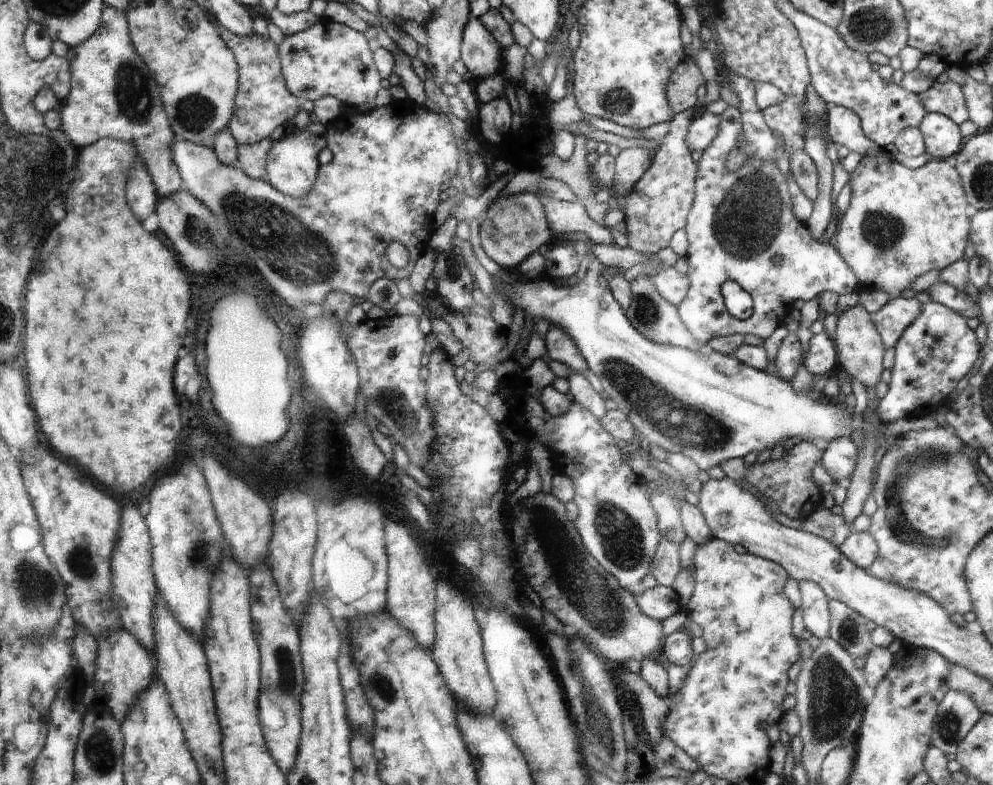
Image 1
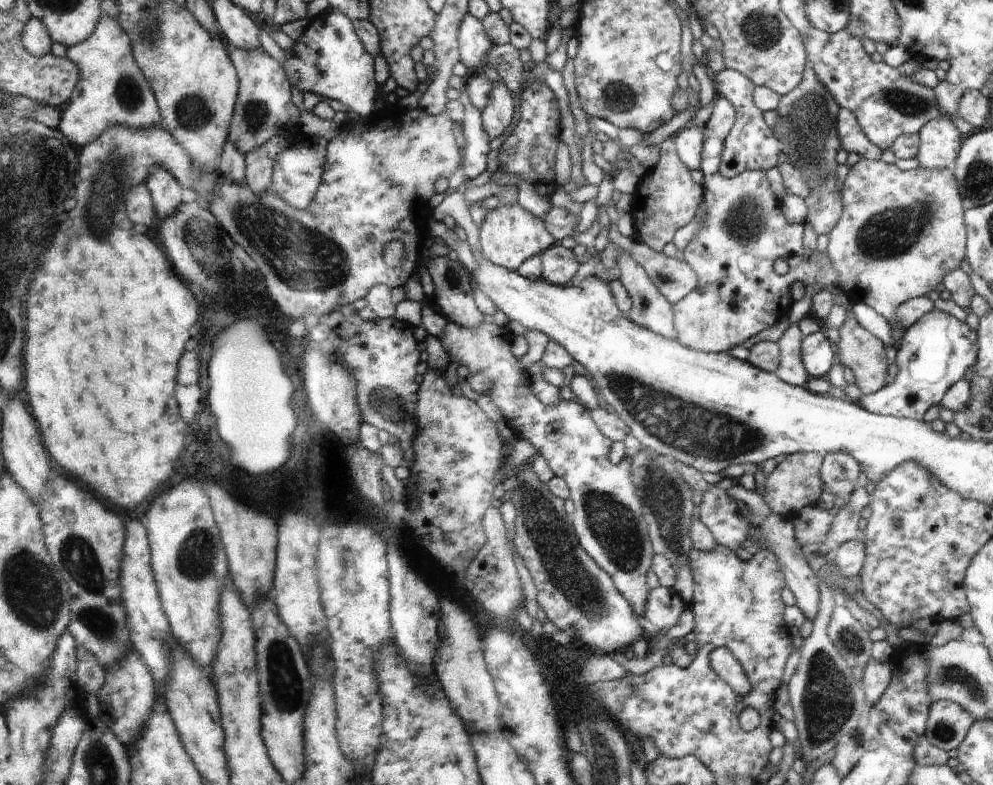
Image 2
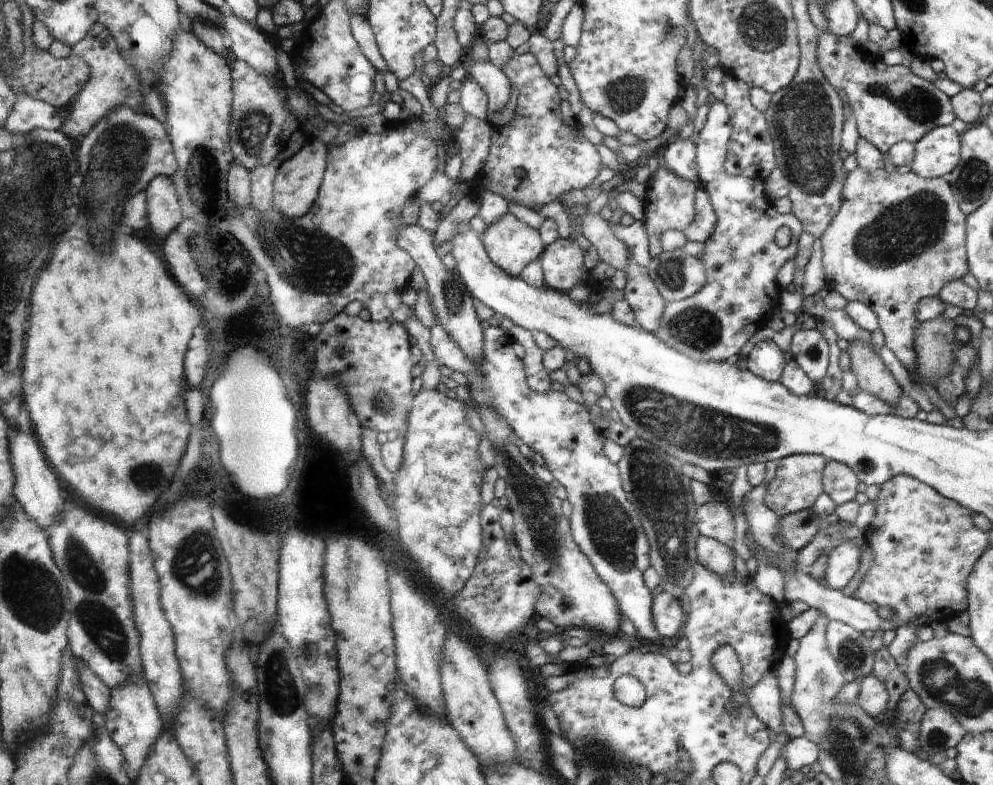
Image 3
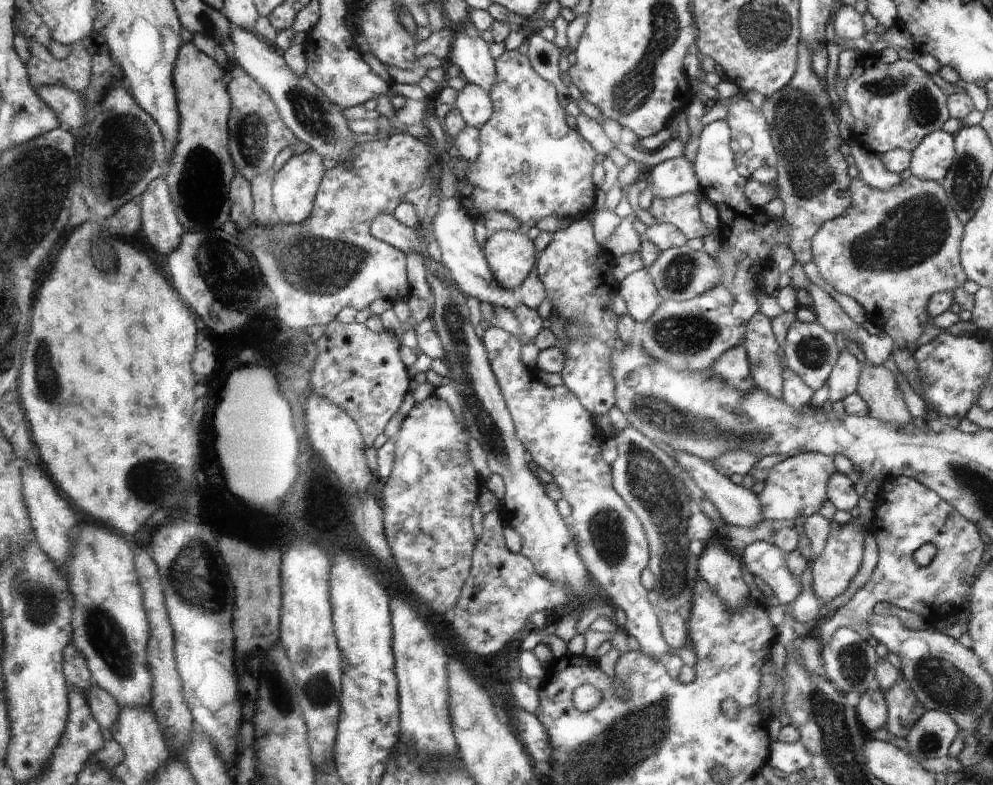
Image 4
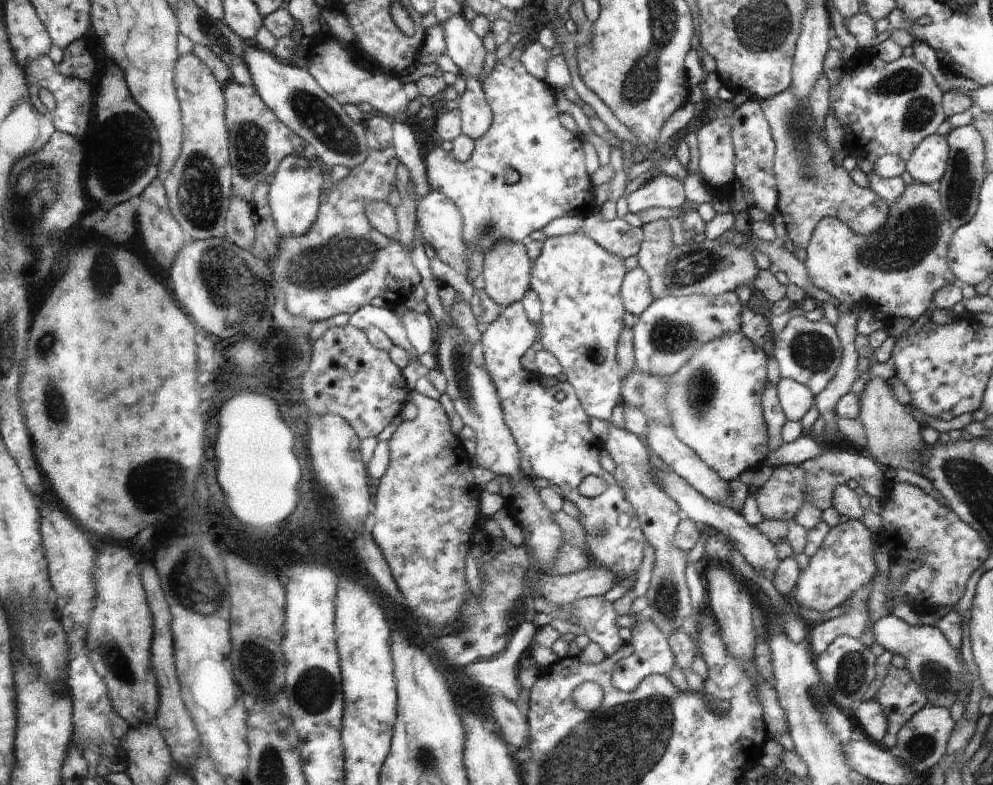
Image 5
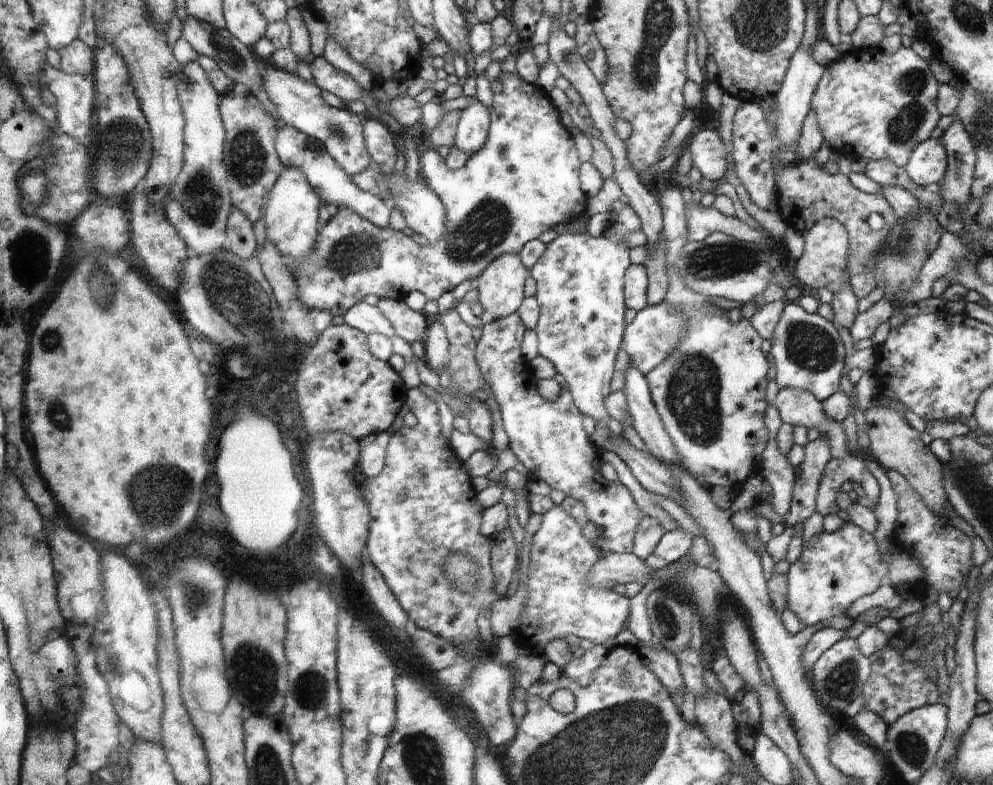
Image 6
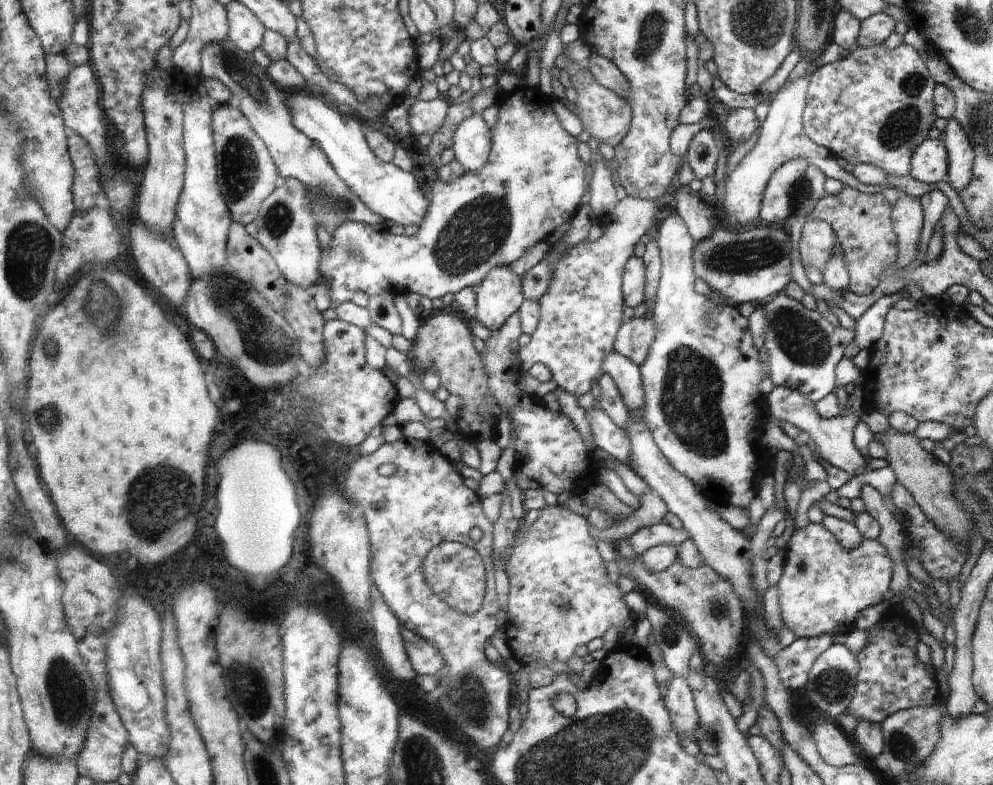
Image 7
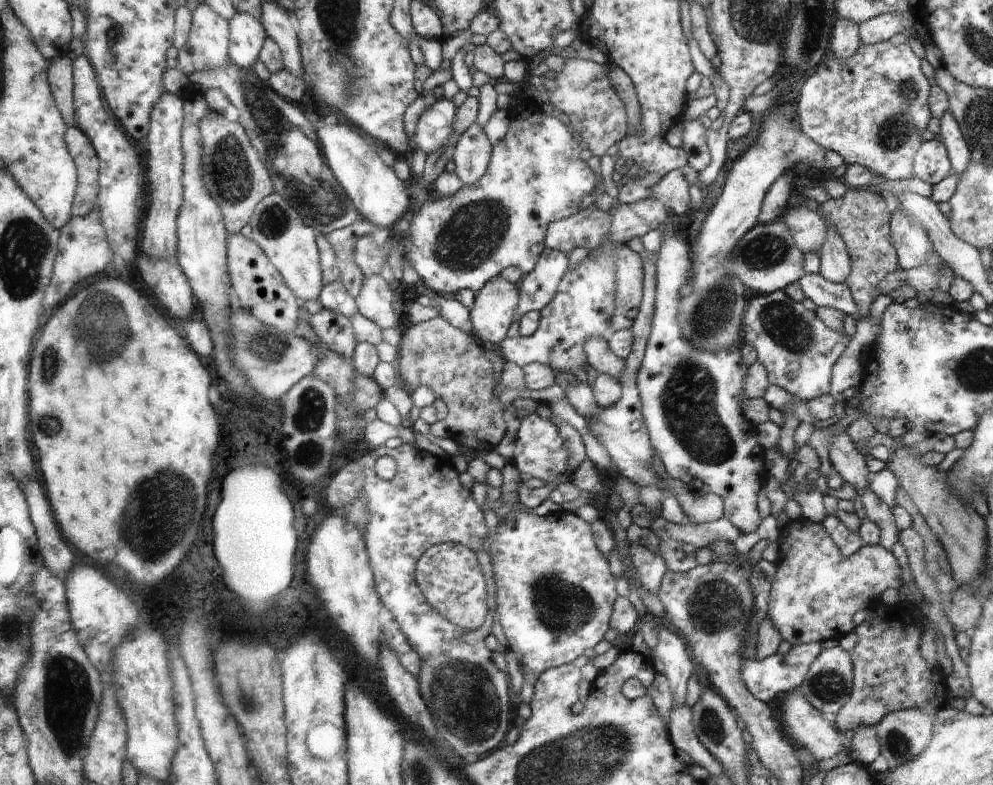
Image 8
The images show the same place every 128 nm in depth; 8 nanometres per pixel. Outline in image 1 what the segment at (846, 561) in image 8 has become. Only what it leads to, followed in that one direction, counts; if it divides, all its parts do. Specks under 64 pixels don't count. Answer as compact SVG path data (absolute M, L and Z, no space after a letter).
M853 532L840 546L842 554L854 562L854 566L868 570L879 557L879 547L874 536L867 532Z

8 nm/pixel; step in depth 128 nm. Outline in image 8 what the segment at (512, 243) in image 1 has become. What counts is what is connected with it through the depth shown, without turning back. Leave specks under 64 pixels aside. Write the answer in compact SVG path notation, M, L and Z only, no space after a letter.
M495 277L476 294L470 311L470 322L480 341L500 344L514 320L518 290L509 279Z

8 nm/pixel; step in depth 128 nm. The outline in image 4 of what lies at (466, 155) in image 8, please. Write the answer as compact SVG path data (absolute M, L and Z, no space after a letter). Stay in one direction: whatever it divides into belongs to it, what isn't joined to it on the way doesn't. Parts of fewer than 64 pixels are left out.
M466 82L465 87L458 93L455 108L464 118L466 125L479 130L492 116L493 102L484 88Z

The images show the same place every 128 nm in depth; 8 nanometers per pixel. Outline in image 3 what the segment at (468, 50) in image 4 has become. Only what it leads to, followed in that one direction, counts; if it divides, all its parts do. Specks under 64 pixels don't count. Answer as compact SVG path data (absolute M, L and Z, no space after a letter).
M465 56L464 61L468 66L468 78L480 84L487 96L487 119L491 122L496 113L501 113L510 98L510 81L503 70L492 66L489 62L475 62Z

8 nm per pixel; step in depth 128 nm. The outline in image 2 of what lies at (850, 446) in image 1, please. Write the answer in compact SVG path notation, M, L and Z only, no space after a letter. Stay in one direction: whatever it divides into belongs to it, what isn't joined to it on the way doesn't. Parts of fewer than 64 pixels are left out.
M846 450L830 453L824 456L821 465L821 478L824 480L824 489L834 496L848 497L854 488L858 487L860 464L850 456Z

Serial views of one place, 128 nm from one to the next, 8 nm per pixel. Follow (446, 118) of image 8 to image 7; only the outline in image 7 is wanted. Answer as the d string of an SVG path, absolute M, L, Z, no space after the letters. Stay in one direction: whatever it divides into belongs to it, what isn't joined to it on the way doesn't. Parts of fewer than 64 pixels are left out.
M440 98L415 102L409 109L411 134L417 137L422 134L434 134L445 124L448 109L446 100L440 100Z

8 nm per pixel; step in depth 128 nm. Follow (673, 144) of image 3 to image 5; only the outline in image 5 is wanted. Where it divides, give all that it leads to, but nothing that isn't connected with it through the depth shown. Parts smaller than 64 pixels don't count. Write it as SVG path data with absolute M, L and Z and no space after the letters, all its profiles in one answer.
M663 172L649 179L626 198L629 212L634 213L639 207L653 206L662 206L677 212L686 201L683 181Z

